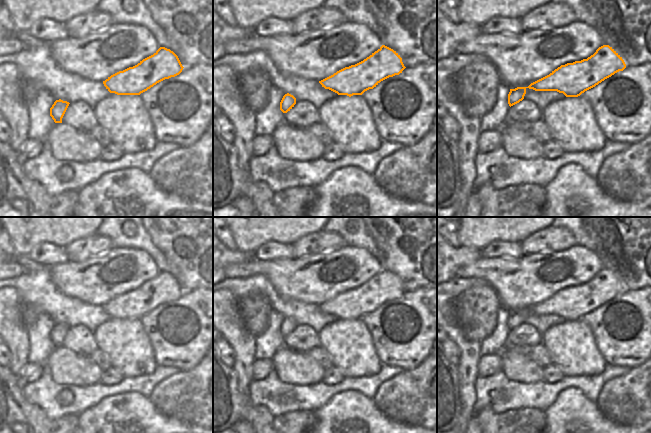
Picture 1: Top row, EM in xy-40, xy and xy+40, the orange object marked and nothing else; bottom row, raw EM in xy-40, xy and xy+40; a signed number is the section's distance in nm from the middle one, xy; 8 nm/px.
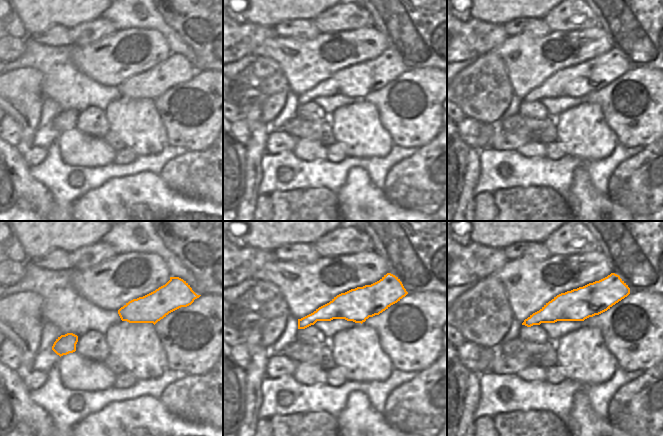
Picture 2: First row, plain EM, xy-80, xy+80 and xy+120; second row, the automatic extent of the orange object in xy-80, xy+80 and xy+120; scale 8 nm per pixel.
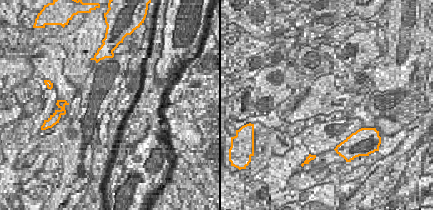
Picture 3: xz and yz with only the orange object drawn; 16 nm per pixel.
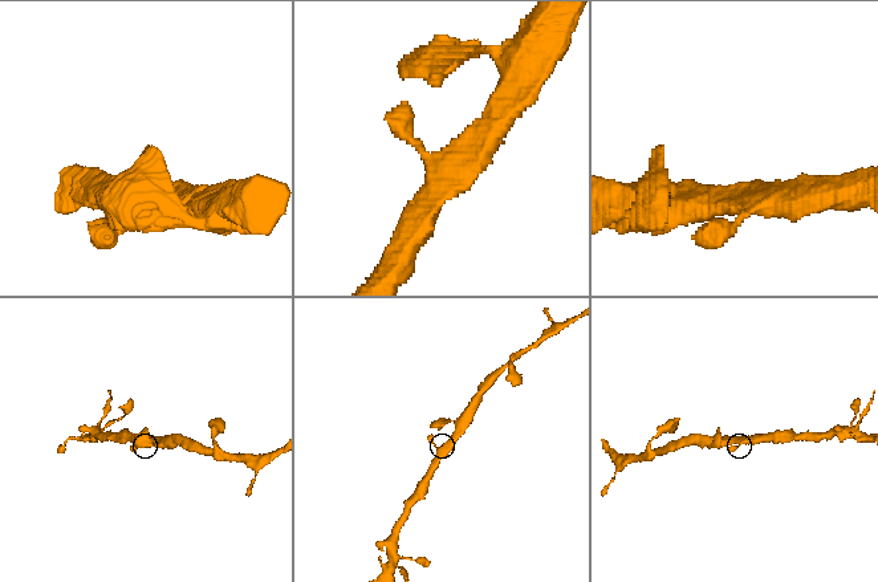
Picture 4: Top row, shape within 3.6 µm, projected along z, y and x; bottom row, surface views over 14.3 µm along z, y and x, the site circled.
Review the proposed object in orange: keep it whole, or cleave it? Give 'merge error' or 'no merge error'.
no merge error

